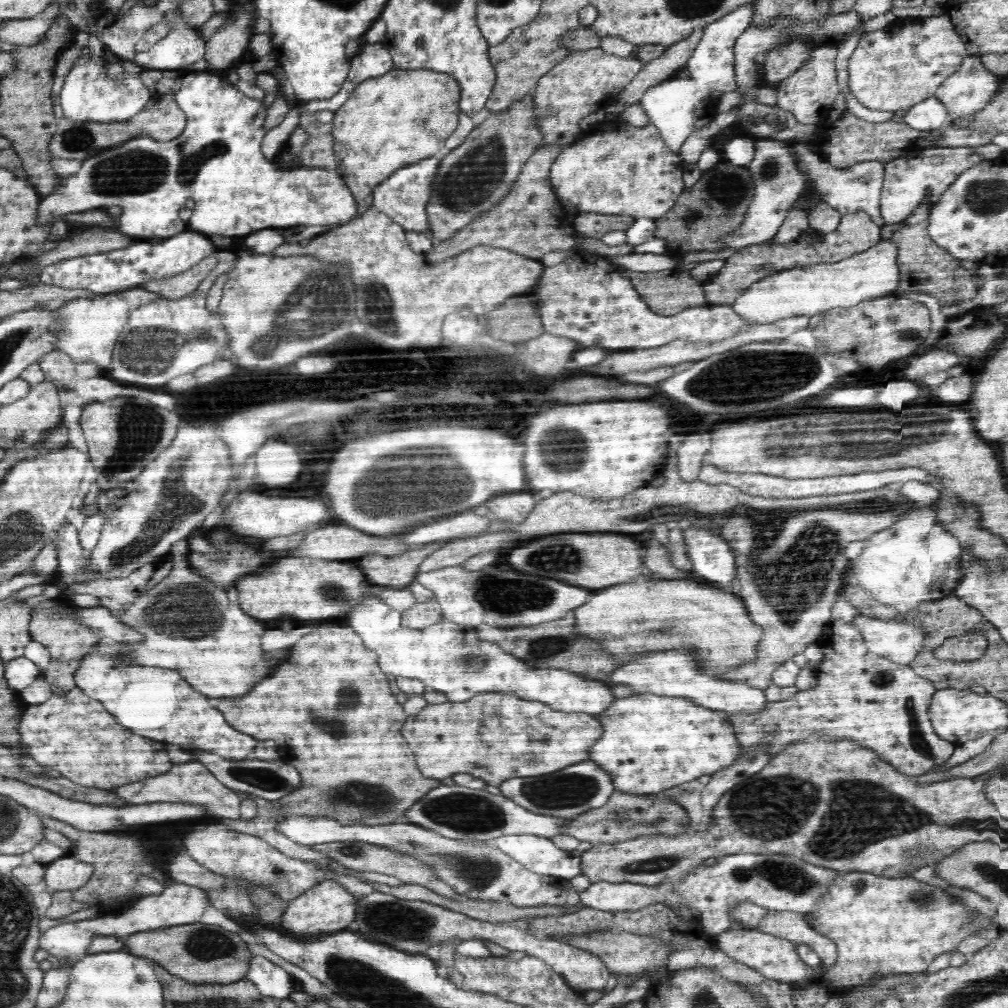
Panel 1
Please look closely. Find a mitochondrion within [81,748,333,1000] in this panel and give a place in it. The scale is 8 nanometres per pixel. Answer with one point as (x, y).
(206, 943)

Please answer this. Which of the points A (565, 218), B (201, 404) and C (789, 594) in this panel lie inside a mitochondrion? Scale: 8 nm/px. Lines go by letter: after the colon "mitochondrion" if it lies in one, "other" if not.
A: other
B: other
C: mitochondrion

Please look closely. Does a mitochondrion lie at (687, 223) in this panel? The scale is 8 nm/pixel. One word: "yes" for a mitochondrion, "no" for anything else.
yes

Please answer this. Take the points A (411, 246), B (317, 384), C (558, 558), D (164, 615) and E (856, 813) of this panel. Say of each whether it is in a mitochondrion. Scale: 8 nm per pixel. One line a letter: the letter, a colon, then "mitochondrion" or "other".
A: other
B: other
C: mitochondrion
D: mitochondrion
E: mitochondrion

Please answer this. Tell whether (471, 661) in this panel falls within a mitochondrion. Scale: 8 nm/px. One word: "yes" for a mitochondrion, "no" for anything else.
yes

